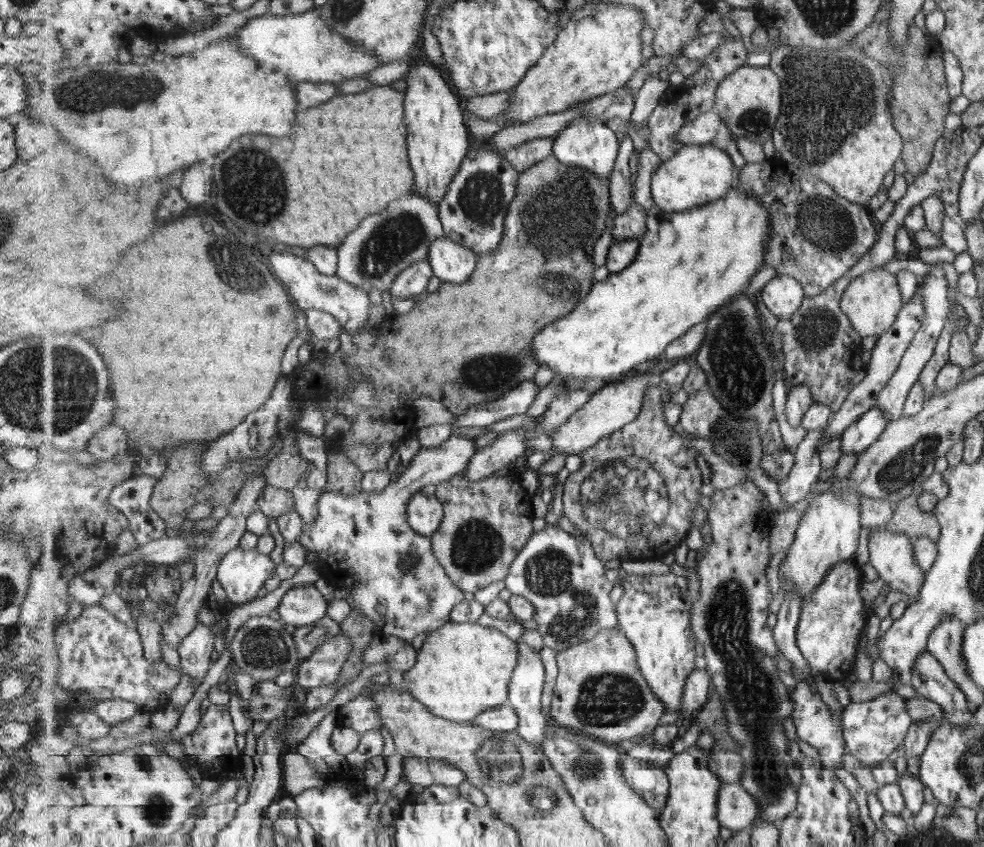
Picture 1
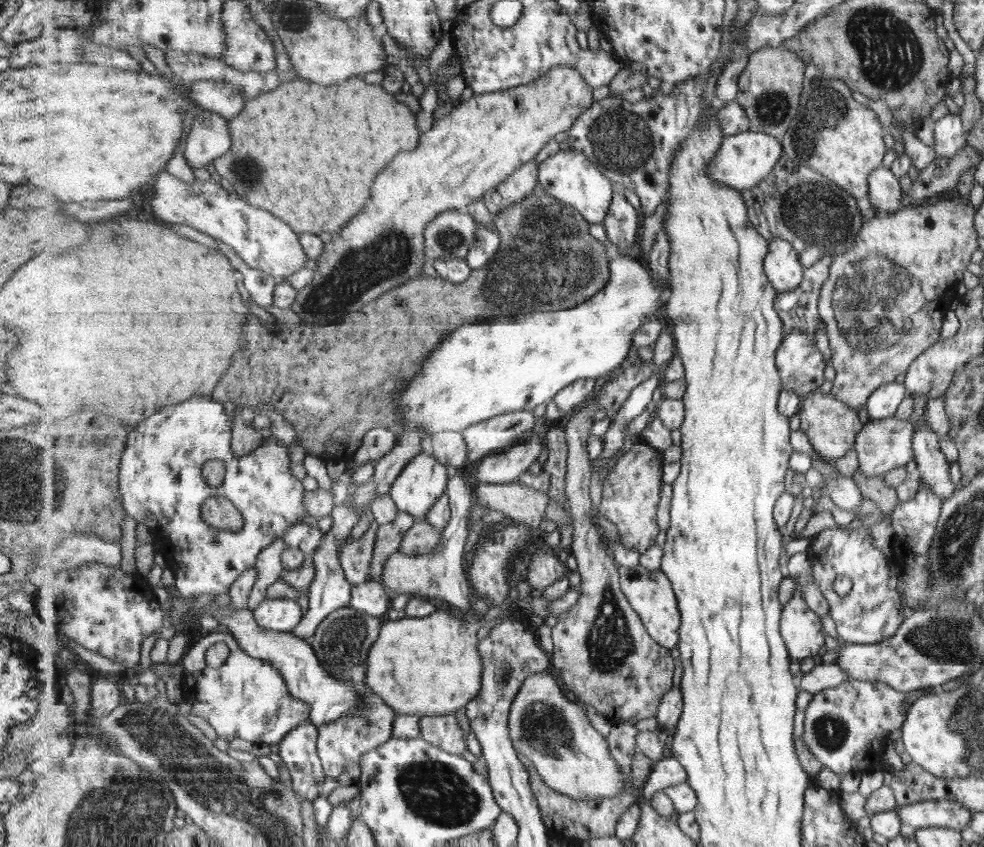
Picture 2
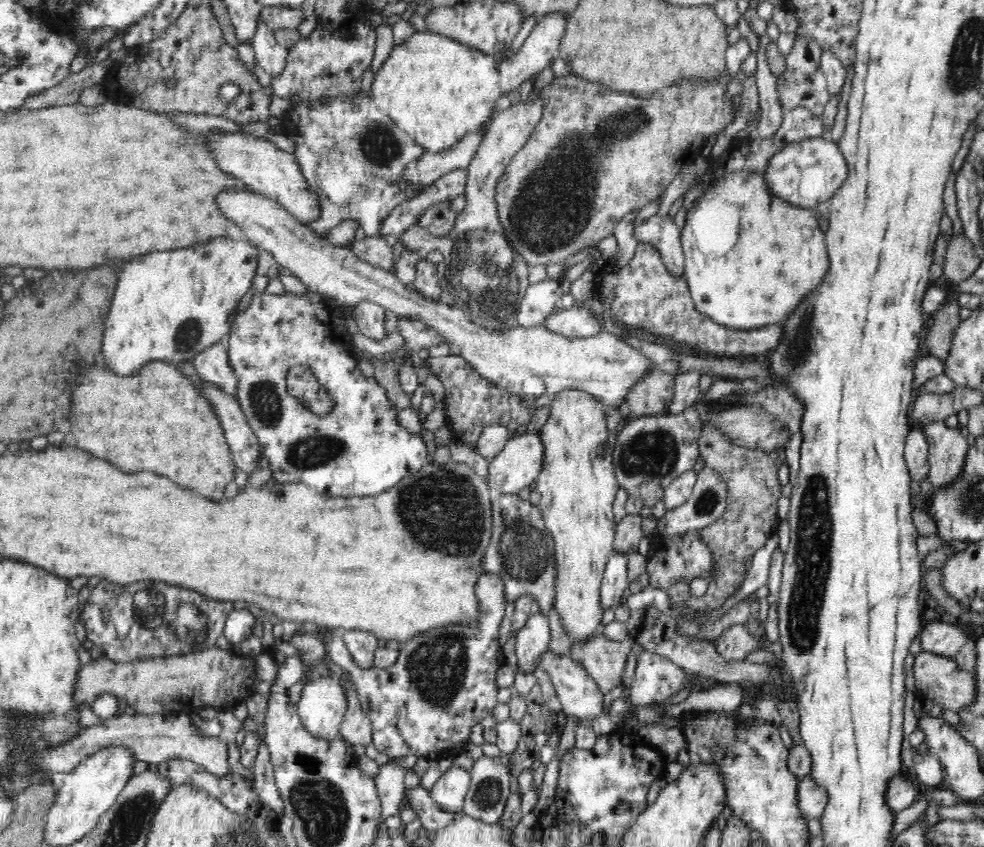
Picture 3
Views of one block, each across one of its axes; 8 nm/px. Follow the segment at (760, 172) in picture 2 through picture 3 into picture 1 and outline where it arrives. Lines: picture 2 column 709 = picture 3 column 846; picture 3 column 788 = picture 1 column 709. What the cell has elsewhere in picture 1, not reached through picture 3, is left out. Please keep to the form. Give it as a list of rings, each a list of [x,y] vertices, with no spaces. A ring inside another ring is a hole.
[[[690,144],[682,146],[669,159],[660,164],[652,178],[652,192],[655,204],[665,212],[683,212],[685,210],[701,207],[721,198],[727,197],[729,190],[734,186],[735,171],[737,170],[730,152],[715,145]]]

